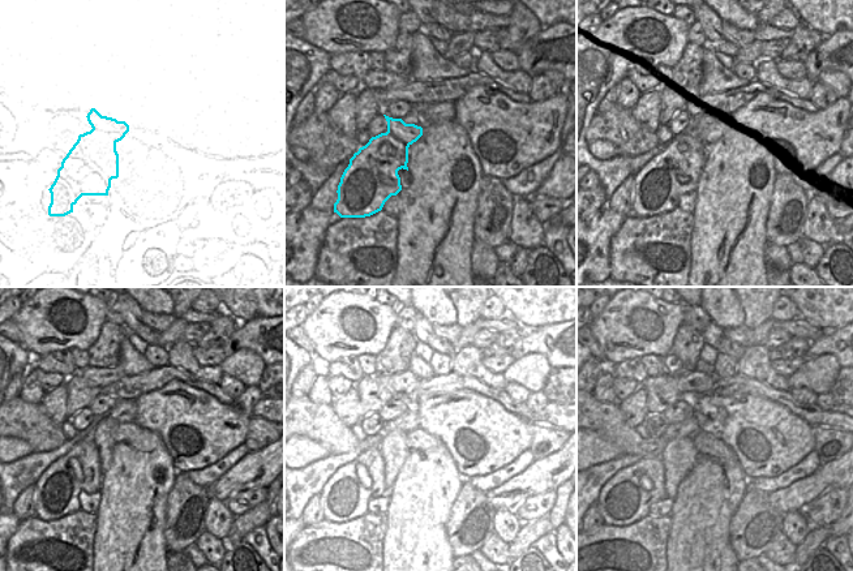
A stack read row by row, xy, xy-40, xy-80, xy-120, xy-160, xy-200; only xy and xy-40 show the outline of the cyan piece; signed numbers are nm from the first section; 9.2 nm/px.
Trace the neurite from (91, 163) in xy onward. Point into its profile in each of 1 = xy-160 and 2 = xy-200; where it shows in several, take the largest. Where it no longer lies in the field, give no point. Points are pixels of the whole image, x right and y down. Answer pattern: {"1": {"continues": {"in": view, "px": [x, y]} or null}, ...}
{"1": {"continues": {"in": "xy-160", "px": [346, 496]}}, "2": {"continues": {"in": "xy-200", "px": [622, 501]}}}

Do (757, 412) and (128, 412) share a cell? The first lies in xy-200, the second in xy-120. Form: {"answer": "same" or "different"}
{"answer": "different"}

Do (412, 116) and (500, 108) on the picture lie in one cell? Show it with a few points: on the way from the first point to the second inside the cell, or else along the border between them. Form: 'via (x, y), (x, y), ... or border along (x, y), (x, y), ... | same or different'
border along (453, 102), (455, 120), (466, 131), (470, 140) | different

